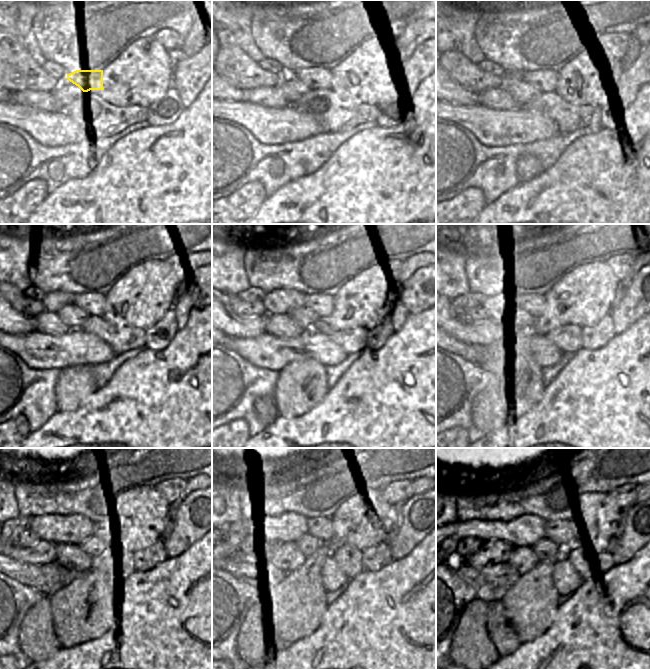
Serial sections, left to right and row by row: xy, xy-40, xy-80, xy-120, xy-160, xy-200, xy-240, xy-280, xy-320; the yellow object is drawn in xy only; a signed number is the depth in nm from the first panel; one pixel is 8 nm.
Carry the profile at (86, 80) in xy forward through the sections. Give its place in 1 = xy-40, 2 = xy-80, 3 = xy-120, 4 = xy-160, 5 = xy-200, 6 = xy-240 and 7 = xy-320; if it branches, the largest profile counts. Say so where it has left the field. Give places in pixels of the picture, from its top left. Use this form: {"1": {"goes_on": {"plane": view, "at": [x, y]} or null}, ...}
{"1": {"goes_on": {"plane": "xy-40", "at": [314, 78]}}, "2": {"goes_on": {"plane": "xy-80", "at": [543, 80]}}, "3": {"goes_on": {"plane": "xy-120", "at": [94, 304]}}, "4": {"goes_on": {"plane": "xy-160", "at": [321, 304]}}, "5": {"goes_on": {"plane": "xy-200", "at": [536, 305]}}, "6": {"goes_on": {"plane": "xy-240", "at": [99, 527]}}, "7": {"goes_on": {"plane": "xy-320", "at": [556, 532]}}}

